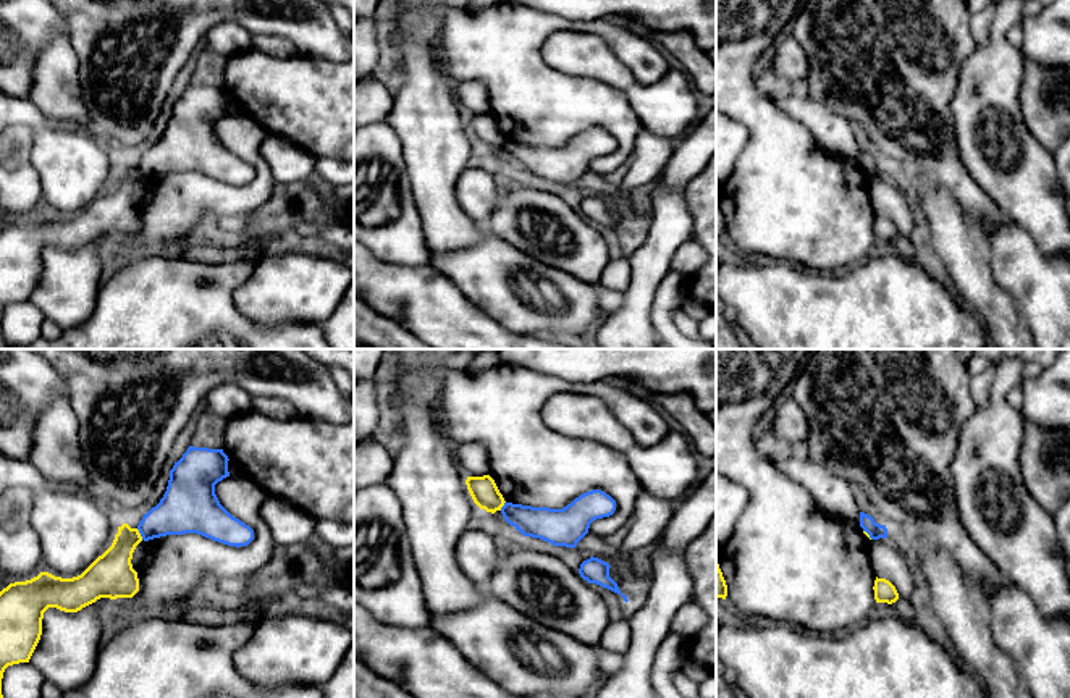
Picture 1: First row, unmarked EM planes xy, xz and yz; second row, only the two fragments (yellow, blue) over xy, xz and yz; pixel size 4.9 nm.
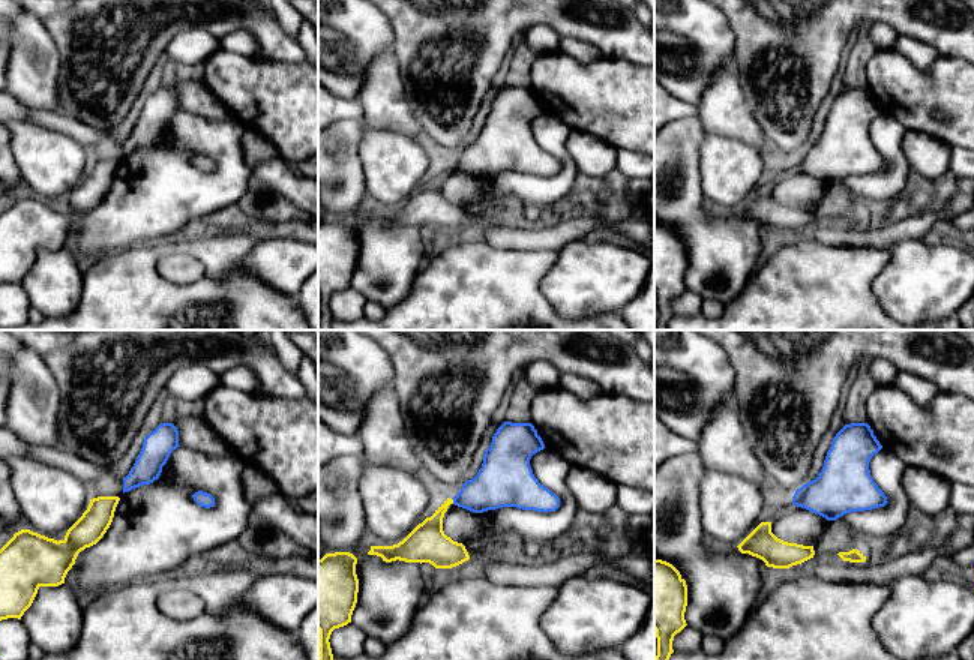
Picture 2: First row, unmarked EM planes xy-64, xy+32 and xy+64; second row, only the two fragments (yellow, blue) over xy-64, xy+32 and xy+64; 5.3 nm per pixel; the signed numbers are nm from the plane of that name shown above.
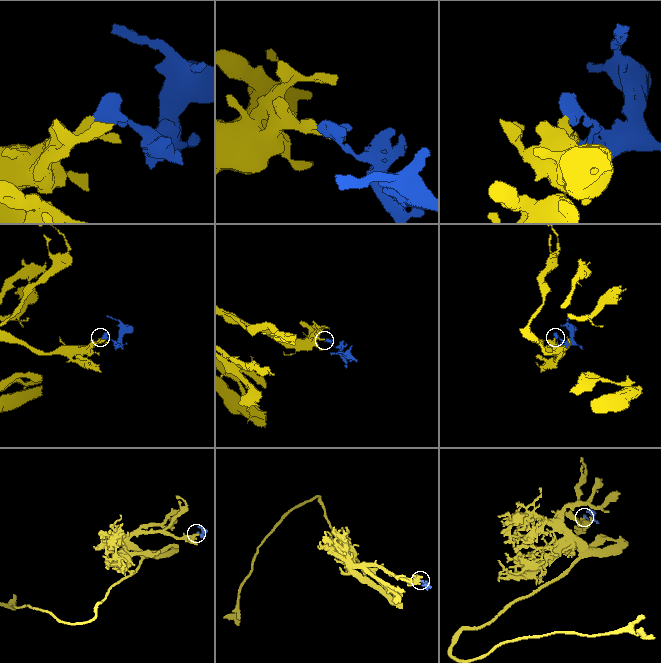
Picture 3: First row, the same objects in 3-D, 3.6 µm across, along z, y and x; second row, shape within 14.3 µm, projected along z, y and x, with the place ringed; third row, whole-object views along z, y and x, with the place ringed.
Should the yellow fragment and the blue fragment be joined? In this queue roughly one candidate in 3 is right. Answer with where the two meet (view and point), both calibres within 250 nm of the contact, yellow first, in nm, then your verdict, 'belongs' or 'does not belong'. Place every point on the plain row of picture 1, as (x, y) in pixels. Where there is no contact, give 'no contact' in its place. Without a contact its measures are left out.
meets yellow in xy at (139, 172); 220 nm thick on the yellow side, 240 nm on the other; does not belong

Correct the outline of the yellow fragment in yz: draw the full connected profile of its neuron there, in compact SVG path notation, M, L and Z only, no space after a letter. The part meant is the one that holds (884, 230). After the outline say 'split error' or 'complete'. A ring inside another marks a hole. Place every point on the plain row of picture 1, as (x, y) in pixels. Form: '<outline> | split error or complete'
M876 215L873 228L876 241L892 242L899 238L895 225L886 217Z | complete

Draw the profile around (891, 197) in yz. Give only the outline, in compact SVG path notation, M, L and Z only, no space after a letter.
M889 174L871 178L870 196L873 212L878 217L889 218L895 225L899 236L907 236L913 229L918 212L912 191L904 181Z

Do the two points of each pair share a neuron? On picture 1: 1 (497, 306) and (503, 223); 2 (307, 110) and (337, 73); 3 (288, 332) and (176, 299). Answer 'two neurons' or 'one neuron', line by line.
1: two neurons
2: one neuron
3: one neuron

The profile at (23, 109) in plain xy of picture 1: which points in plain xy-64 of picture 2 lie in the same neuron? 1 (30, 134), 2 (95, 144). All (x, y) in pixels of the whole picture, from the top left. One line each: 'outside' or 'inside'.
1: outside
2: inside

